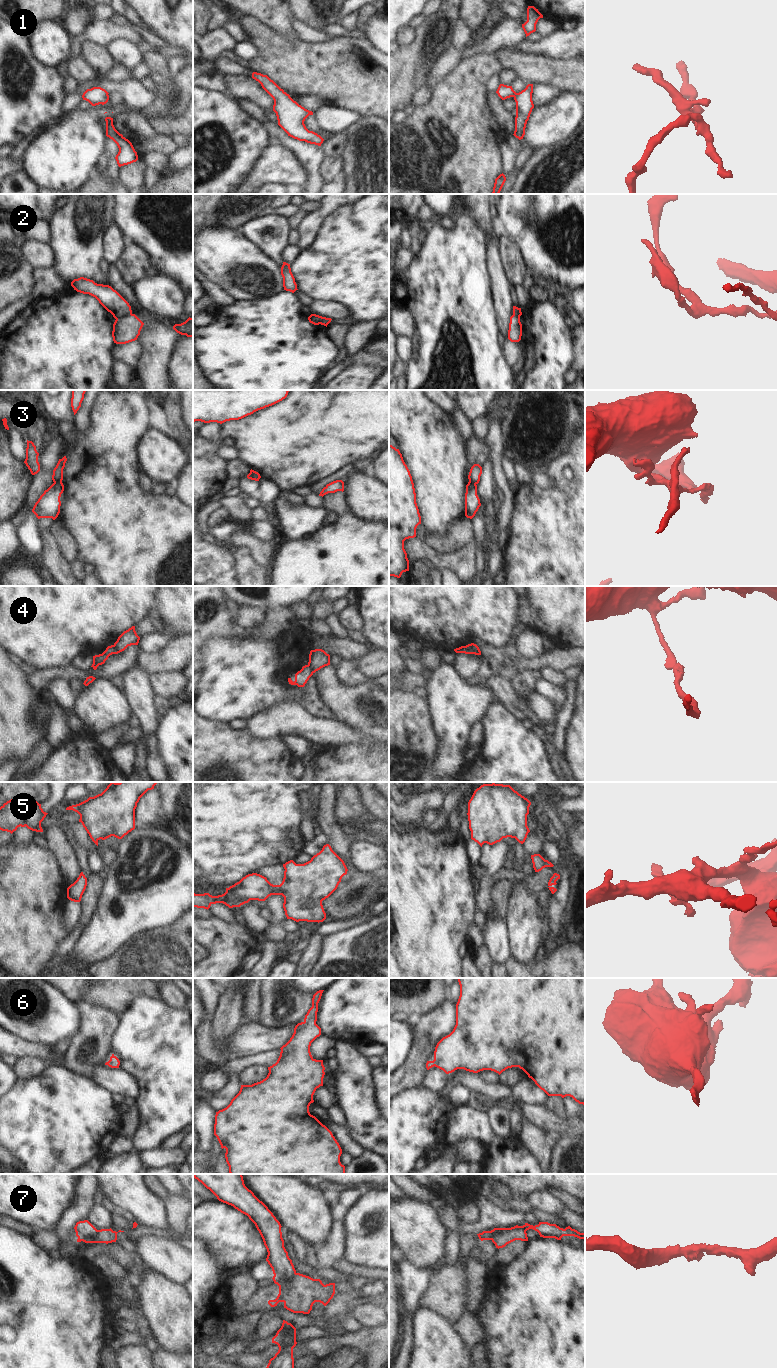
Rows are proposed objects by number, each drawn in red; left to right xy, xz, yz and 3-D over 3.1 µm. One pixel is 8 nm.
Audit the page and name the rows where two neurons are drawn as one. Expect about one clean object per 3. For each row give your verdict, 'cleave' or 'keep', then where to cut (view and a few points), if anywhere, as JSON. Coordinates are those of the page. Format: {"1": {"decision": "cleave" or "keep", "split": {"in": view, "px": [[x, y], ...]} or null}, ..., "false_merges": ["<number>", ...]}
{"1": {"decision": "keep", "split": null}, "2": {"decision": "cleave", "split": {"in": "xy", "px": [[131, 313], [116, 319]]}}, "3": {"decision": "cleave", "split": {"in": "xy", "px": [[54, 482], [61, 483]]}}, "4": {"decision": "cleave", "split": {"in": "yz", "px": [[474, 644], [470, 653]]}}, "5": {"decision": "keep", "split": null}, "6": {"decision": "keep", "split": null}, "7": {"decision": "cleave", "split": {"in": "xy", "px": [[98, 1230], [91, 1238], [78, 1238]]}}, "false_merges": ["2", "3", "4", "7"]}

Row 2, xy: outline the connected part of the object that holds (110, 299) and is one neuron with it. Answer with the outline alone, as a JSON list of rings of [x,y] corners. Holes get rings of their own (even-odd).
[[[80,277],[71,282],[77,292],[95,297],[115,319],[132,314],[129,303],[111,286],[97,284],[93,280]]]

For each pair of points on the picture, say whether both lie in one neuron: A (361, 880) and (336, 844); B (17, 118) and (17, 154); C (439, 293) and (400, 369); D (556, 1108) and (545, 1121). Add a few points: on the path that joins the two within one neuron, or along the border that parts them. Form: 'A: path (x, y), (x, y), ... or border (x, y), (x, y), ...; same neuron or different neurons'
A: border (357, 871), (351, 879), (346, 882), (340, 882); different neurons
B: border (36, 129), (25, 135), (15, 145); different neurons
C: border (405, 363), (406, 376); different neurons
D: border (544, 1105), (558, 1117), (568, 1118); different neurons

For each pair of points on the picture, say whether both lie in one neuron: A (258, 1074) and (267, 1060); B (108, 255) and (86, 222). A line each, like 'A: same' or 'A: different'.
A: different
B: different

